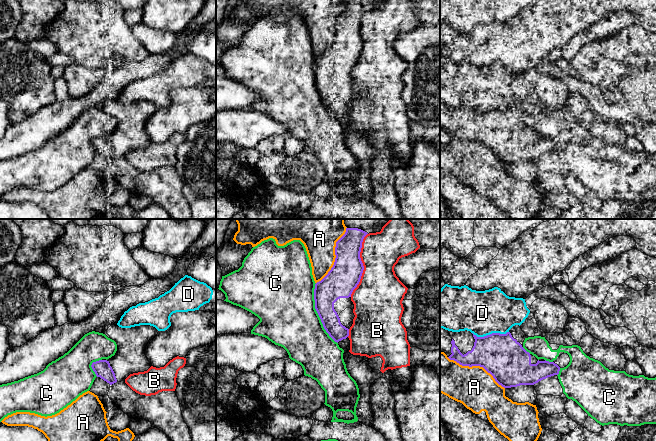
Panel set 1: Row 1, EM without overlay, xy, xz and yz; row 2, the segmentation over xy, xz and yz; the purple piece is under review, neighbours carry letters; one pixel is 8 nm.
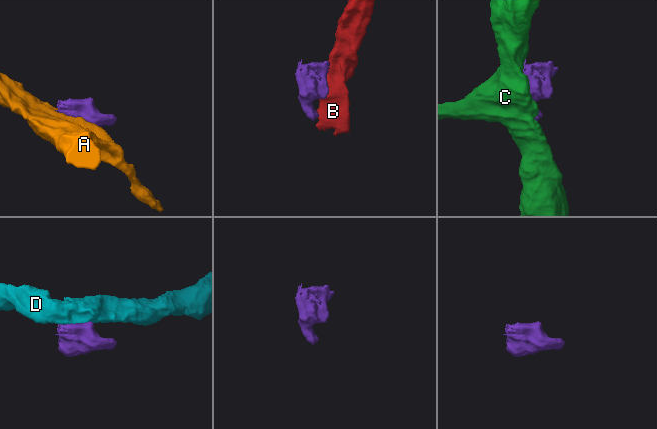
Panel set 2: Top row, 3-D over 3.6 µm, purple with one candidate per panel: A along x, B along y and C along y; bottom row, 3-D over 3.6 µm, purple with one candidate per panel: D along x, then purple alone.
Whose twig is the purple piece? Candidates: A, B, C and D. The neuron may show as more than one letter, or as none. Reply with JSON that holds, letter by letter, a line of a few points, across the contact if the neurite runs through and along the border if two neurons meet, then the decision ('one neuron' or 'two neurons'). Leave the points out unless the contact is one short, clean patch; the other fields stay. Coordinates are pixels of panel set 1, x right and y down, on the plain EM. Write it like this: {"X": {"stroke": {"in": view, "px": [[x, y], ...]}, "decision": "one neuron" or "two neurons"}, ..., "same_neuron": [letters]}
{"A": {"decision": "two neurons"}, "B": {"decision": "two neurons"}, "C": {"decision": "two neurons"}, "D": {"decision": "two neurons"}, "same_neuron": []}

